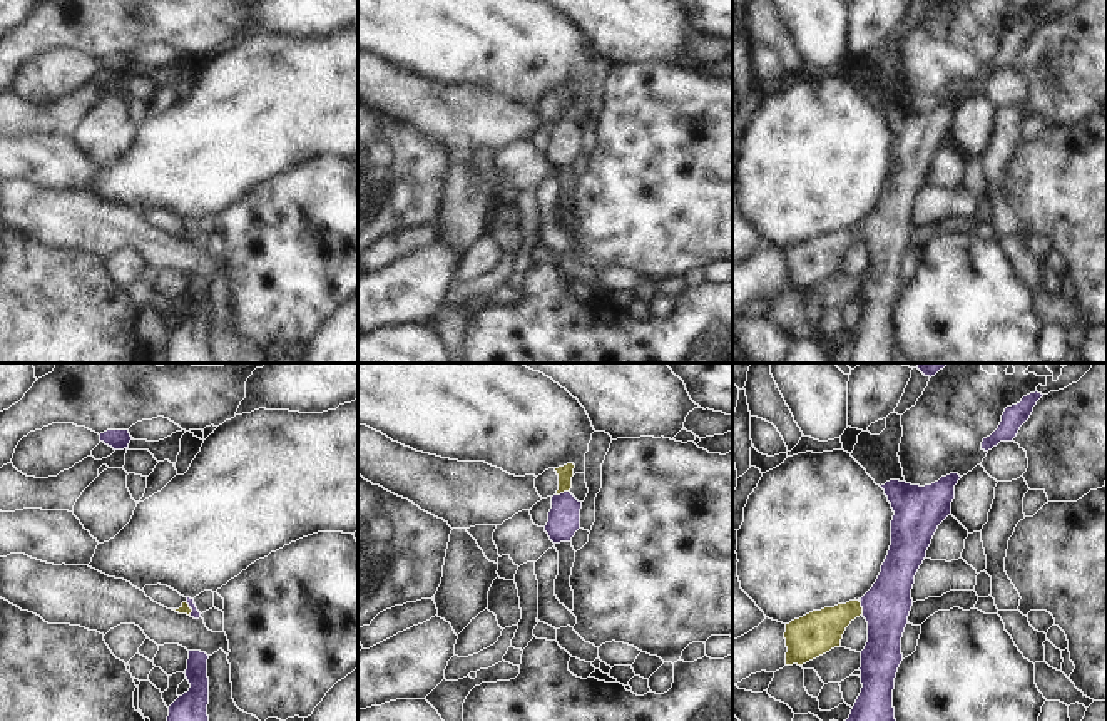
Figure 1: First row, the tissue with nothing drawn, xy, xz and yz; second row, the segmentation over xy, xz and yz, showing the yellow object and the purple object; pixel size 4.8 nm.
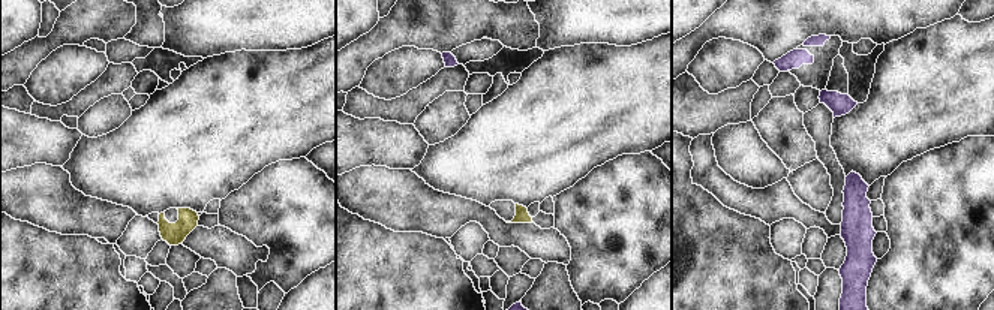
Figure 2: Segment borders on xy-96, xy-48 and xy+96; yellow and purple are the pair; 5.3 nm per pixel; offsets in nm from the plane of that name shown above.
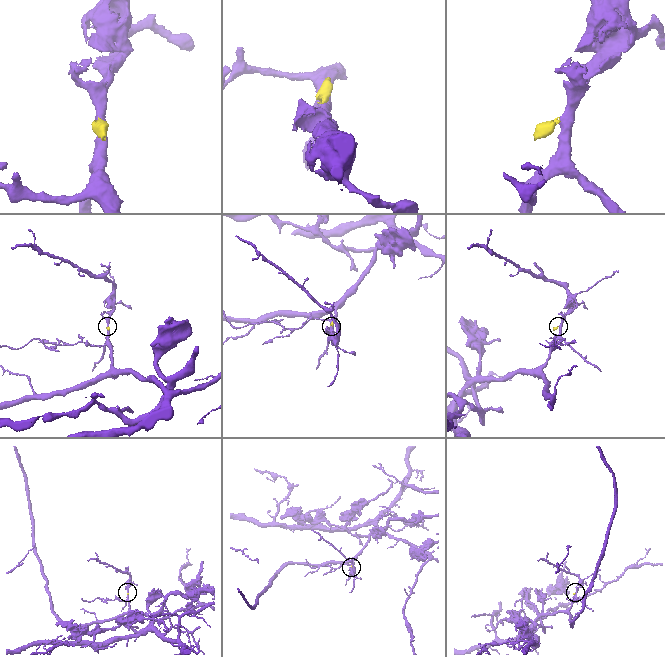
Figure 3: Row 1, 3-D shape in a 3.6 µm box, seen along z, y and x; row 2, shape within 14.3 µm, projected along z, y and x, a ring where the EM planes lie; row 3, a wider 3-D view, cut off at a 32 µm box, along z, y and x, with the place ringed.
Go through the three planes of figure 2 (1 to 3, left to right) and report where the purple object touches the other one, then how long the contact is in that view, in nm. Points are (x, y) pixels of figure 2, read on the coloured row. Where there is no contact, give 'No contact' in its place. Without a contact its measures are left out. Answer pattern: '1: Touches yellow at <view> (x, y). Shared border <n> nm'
1: No contact
2: No contact
3: No contact.

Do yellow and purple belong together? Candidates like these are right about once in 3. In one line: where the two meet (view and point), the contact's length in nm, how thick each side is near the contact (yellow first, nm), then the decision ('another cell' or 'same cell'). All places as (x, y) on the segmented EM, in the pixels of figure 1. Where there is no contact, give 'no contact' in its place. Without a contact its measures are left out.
xz (562, 492) | 80 nm | 70/160 nm | another cell

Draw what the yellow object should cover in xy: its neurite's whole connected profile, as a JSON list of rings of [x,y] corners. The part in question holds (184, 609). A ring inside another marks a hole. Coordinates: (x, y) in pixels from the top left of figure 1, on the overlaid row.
[[[145,585],[142,589],[147,597],[150,597],[154,602],[172,609],[179,614],[187,614],[191,616],[192,609],[187,604],[187,597],[181,596],[177,591],[167,587],[167,585]]]

